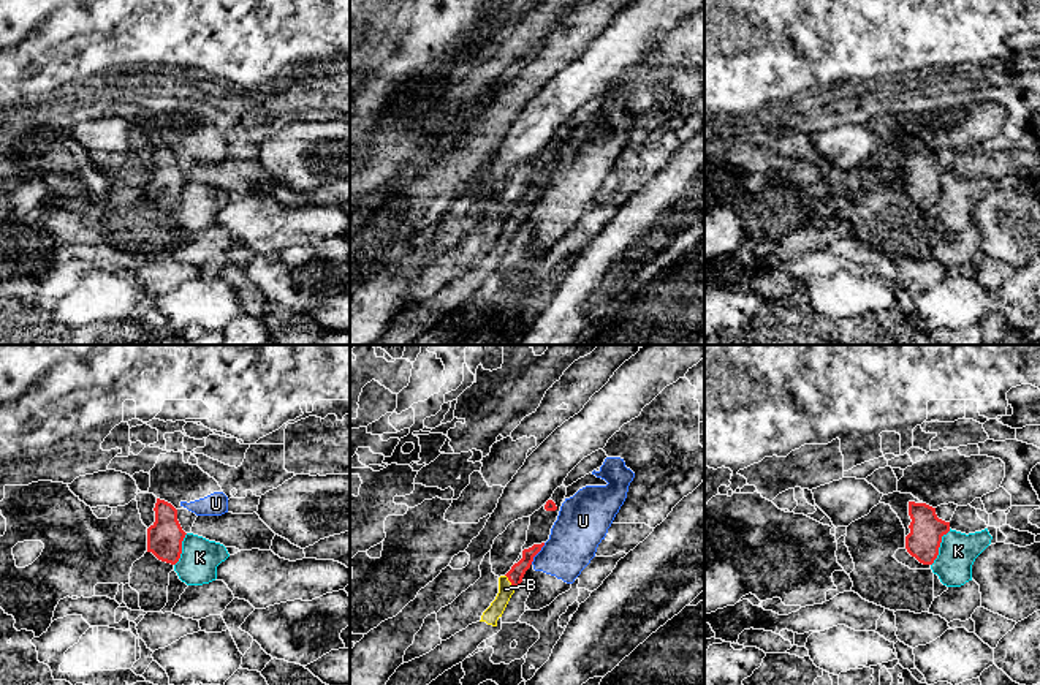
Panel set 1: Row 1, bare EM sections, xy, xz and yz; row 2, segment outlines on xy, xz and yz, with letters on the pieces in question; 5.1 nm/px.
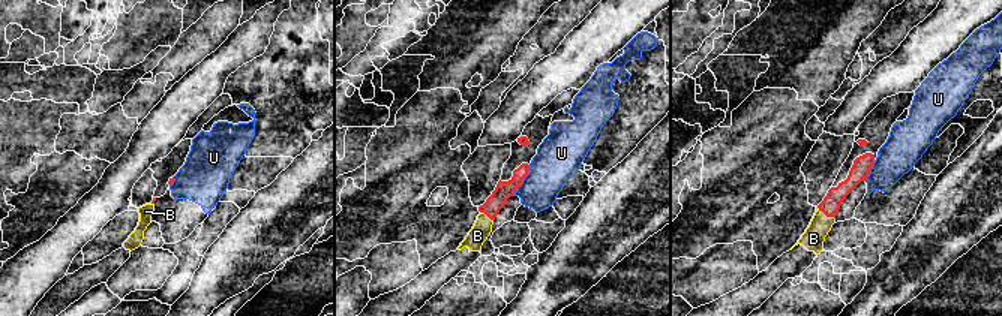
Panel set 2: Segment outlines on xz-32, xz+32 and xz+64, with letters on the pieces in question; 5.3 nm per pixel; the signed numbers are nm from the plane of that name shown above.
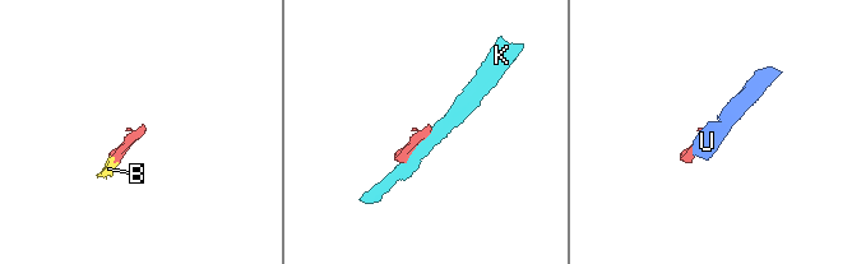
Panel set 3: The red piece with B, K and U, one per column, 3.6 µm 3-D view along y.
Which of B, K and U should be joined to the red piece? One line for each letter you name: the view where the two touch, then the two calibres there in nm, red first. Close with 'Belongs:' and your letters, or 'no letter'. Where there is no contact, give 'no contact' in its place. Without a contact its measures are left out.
B: xz | 80/80 nm
Belongs: B

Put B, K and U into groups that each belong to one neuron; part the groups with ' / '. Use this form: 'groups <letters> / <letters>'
groups B / K / U

